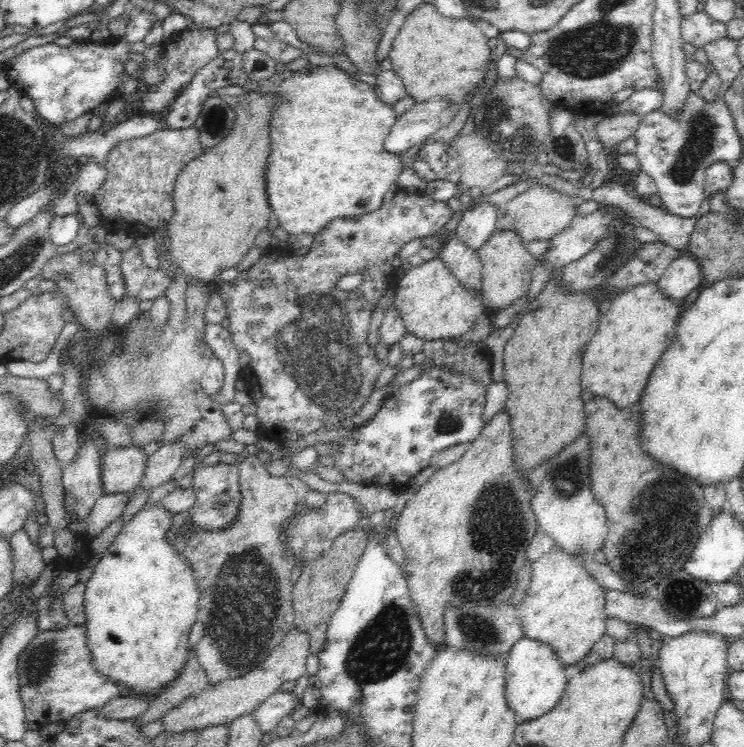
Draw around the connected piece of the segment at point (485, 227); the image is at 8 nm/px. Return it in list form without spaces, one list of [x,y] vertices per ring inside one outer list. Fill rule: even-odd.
[[[479,187],[470,188],[468,194],[472,197],[471,205],[462,211],[455,233],[462,242],[479,250],[495,231],[498,207],[487,200]]]

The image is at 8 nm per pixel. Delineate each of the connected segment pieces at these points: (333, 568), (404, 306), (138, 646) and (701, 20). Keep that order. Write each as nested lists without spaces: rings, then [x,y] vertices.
[[[360,528],[338,534],[332,546],[322,556],[316,556],[314,560],[303,565],[298,580],[293,584],[292,605],[294,605],[295,628],[310,635],[310,653],[317,654],[324,646],[328,624],[343,600],[367,540],[367,531]]]
[[[437,257],[406,270],[404,276],[398,280],[393,302],[395,302],[396,308],[401,314],[407,332],[415,334],[418,338],[423,338],[426,342],[441,344],[444,342],[444,338],[456,338],[456,336],[468,332],[474,326],[476,320],[486,313],[481,292],[481,288],[480,290],[466,288],[444,265],[444,261]]]
[[[159,501],[146,503],[132,519],[123,524],[117,537],[93,567],[93,574],[86,583],[85,626],[92,663],[100,674],[118,684],[121,682],[127,688],[124,692],[127,694],[154,697],[180,675],[188,659],[191,629],[198,622],[201,595],[193,568],[183,553],[174,549],[167,536],[173,524],[173,516],[169,510],[161,507]]]
[[[696,10],[690,16],[680,18],[680,38],[682,42],[696,48],[704,48],[709,42],[724,38],[727,26],[723,22],[712,20],[706,11]]]

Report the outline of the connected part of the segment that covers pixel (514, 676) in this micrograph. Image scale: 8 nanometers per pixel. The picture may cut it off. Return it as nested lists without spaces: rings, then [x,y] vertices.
[[[524,636],[510,649],[505,674],[505,695],[508,706],[516,713],[516,723],[534,720],[558,704],[566,690],[566,667],[556,651],[546,643]]]

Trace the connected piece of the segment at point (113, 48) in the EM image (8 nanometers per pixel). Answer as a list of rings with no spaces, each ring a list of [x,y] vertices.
[[[129,7],[127,13],[124,36],[110,35],[101,41],[90,38],[75,40],[67,46],[46,43],[12,57],[4,65],[10,86],[23,91],[33,100],[38,118],[56,127],[91,113],[104,102],[110,102],[119,95],[121,75],[126,72],[124,65],[130,60],[130,46],[141,42],[150,28],[148,11]]]

